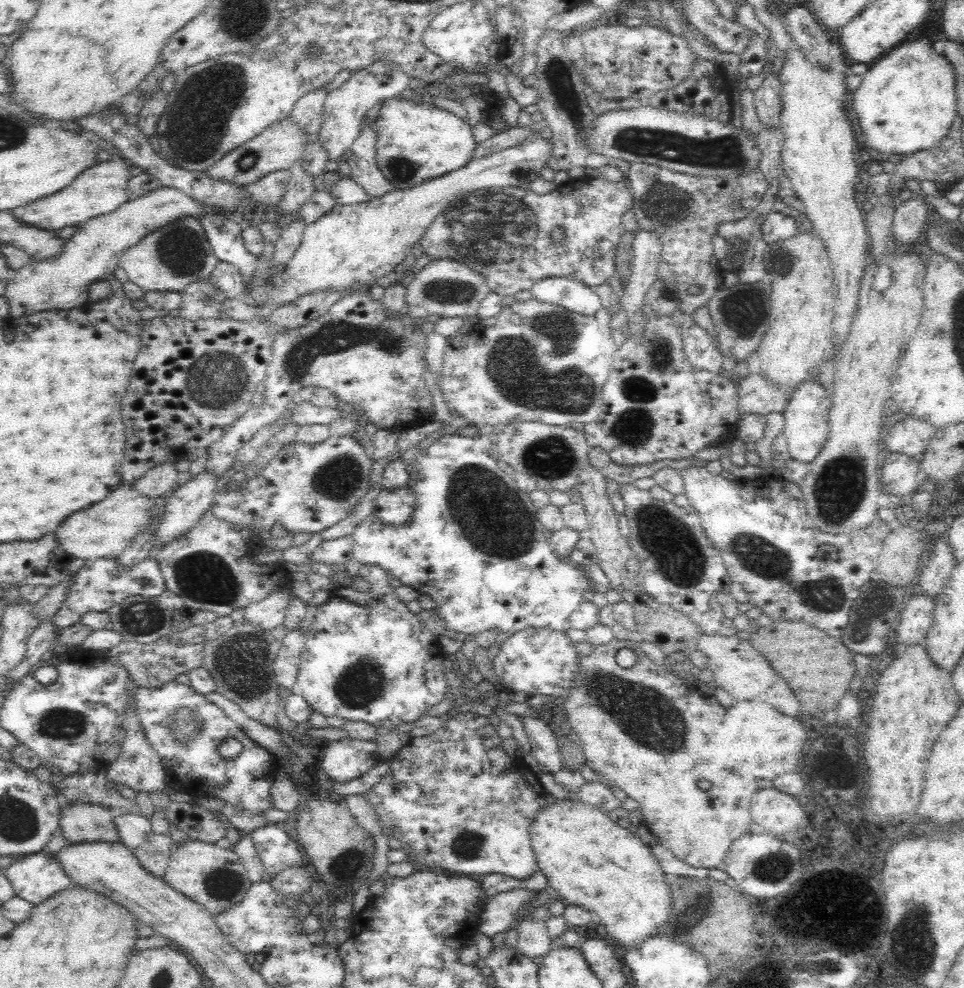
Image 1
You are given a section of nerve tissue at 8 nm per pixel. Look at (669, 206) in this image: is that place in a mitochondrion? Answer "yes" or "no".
yes

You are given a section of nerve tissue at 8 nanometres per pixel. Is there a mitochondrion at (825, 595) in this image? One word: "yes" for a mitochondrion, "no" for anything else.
yes

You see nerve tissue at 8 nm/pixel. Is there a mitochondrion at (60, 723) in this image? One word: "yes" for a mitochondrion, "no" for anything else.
yes

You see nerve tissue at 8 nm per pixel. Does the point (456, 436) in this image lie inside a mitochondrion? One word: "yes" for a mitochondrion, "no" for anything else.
no

